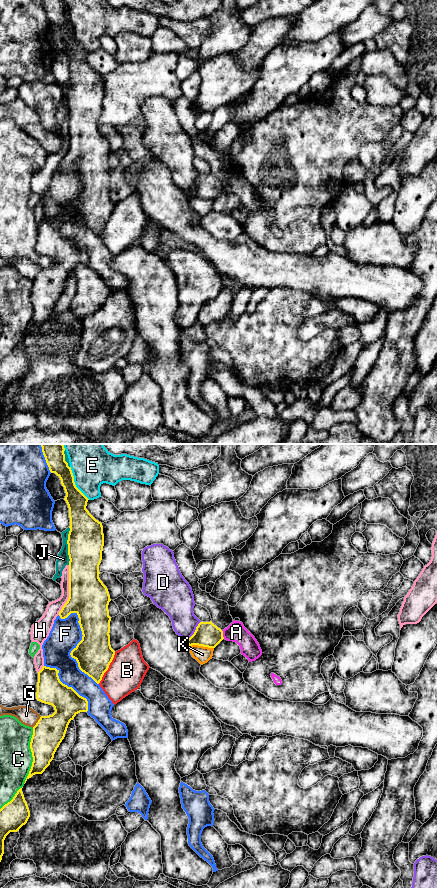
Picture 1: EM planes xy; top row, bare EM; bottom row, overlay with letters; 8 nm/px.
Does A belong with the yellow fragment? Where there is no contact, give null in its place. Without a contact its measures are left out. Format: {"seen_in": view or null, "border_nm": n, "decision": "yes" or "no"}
{"seen_in": "xy", "border_nm": 80, "decision": "no"}

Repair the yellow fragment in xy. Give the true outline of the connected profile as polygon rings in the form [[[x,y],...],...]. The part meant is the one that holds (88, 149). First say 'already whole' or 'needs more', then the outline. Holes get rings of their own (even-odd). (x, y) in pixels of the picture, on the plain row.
already whole; [[[42,0],[50,24],[61,32],[69,60],[69,150],[59,168],[65,171],[71,165],[78,167],[83,188],[70,207],[77,213],[79,221],[99,236],[115,207],[109,187],[108,157],[111,151],[99,130],[103,78],[86,61],[89,51],[76,39],[64,3],[65,0]]]

